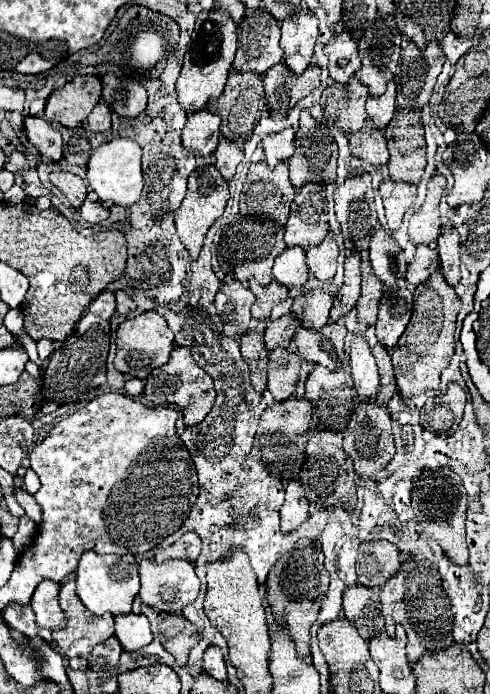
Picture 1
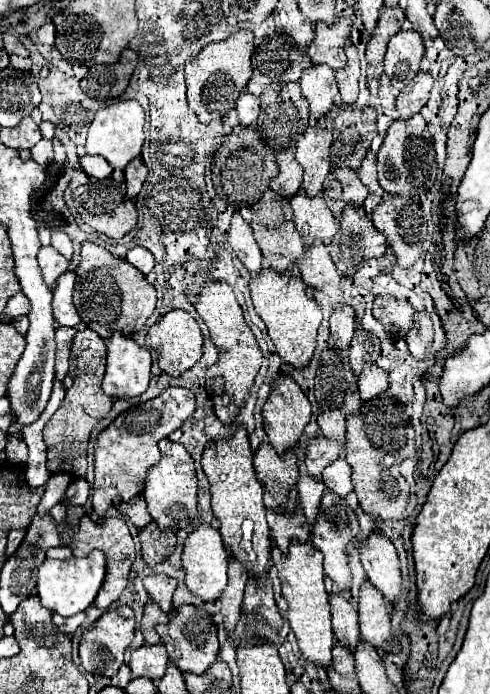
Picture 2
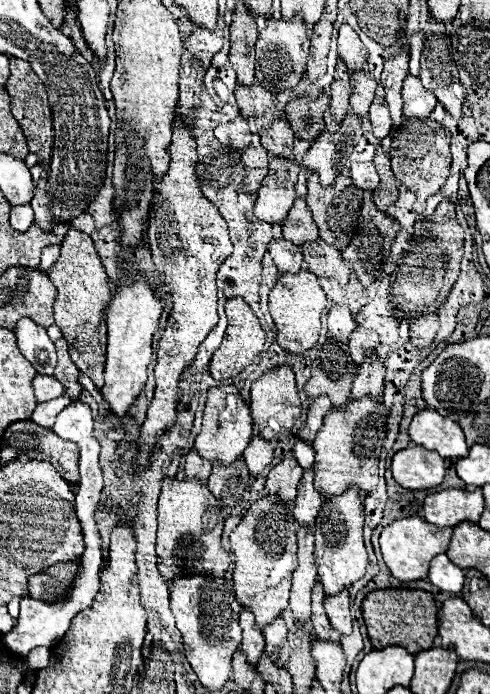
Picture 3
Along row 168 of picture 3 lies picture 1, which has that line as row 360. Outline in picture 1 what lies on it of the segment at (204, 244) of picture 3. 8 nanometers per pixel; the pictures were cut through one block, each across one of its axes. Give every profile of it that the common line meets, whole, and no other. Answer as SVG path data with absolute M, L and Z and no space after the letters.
M176 346L170 352L170 360L164 366L154 368L150 372L150 376L146 378L144 396L152 406L170 406L170 404L178 406L184 414L184 424L194 426L194 424L202 422L206 418L206 414L212 410L216 392L214 392L212 378L196 364L196 360L190 354L190 348Z

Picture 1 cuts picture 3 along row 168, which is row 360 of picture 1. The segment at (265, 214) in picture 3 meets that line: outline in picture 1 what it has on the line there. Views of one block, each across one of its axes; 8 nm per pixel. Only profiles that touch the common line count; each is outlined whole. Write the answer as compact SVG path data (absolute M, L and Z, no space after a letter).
M278 346L268 354L268 390L274 400L284 400L296 390L300 374L300 356Z

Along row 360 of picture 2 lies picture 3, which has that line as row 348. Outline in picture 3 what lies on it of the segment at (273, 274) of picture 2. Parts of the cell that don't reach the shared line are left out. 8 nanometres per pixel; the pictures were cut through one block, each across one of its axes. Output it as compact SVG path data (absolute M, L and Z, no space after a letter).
M300 270L296 274L280 274L276 286L270 290L270 316L278 328L278 344L288 352L306 352L310 350L320 332L320 312L326 308L326 294L320 288L318 278L308 272Z

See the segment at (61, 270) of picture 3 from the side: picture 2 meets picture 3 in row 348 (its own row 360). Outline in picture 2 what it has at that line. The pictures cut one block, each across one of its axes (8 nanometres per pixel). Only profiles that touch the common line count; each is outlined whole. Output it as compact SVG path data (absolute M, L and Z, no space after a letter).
M90 328L76 332L72 354L70 354L70 376L74 378L74 386L66 390L66 396L44 428L44 442L48 448L48 472L50 474L68 474L72 478L86 478L86 448L92 428L98 420L102 420L110 408L112 398L106 396L100 388L106 368L106 344L94 334Z

